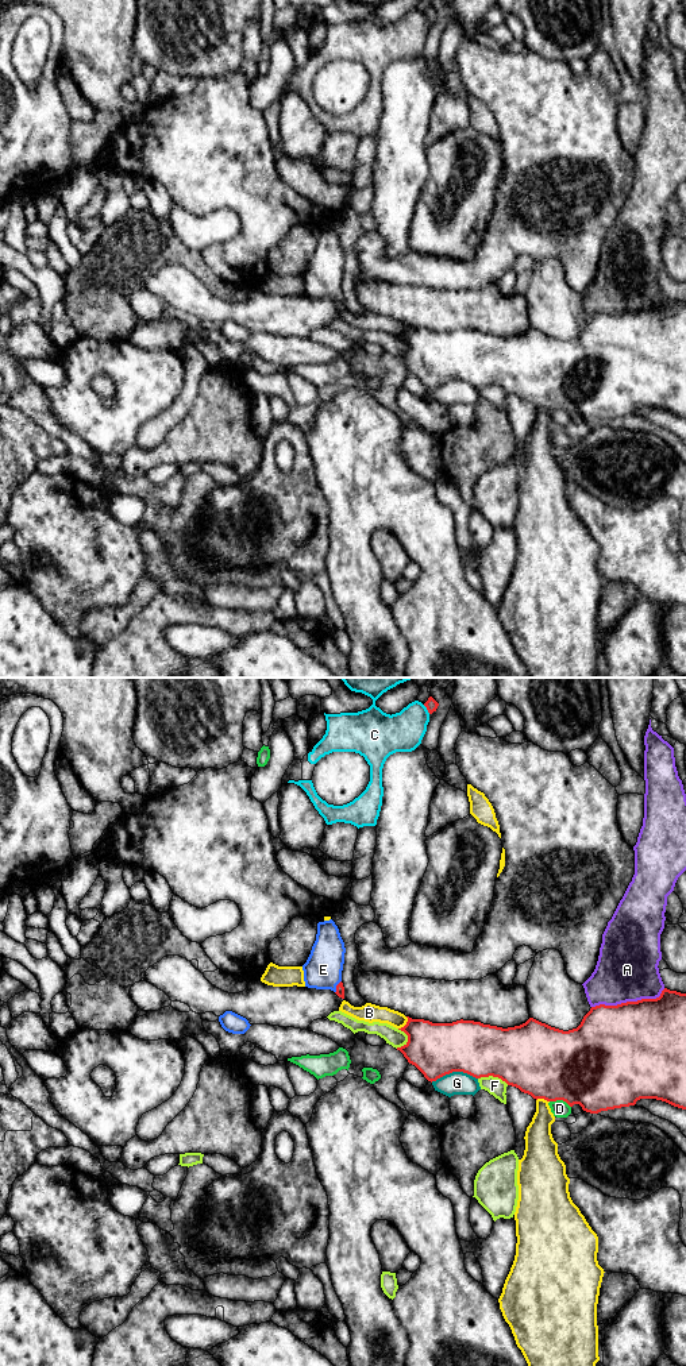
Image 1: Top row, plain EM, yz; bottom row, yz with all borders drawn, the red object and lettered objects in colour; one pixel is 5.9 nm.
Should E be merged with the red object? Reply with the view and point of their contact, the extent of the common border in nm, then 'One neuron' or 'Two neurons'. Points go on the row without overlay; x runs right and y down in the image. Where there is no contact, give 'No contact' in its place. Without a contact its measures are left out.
Touches red at yz (336, 296). Shared border 90 nm. One neuron

